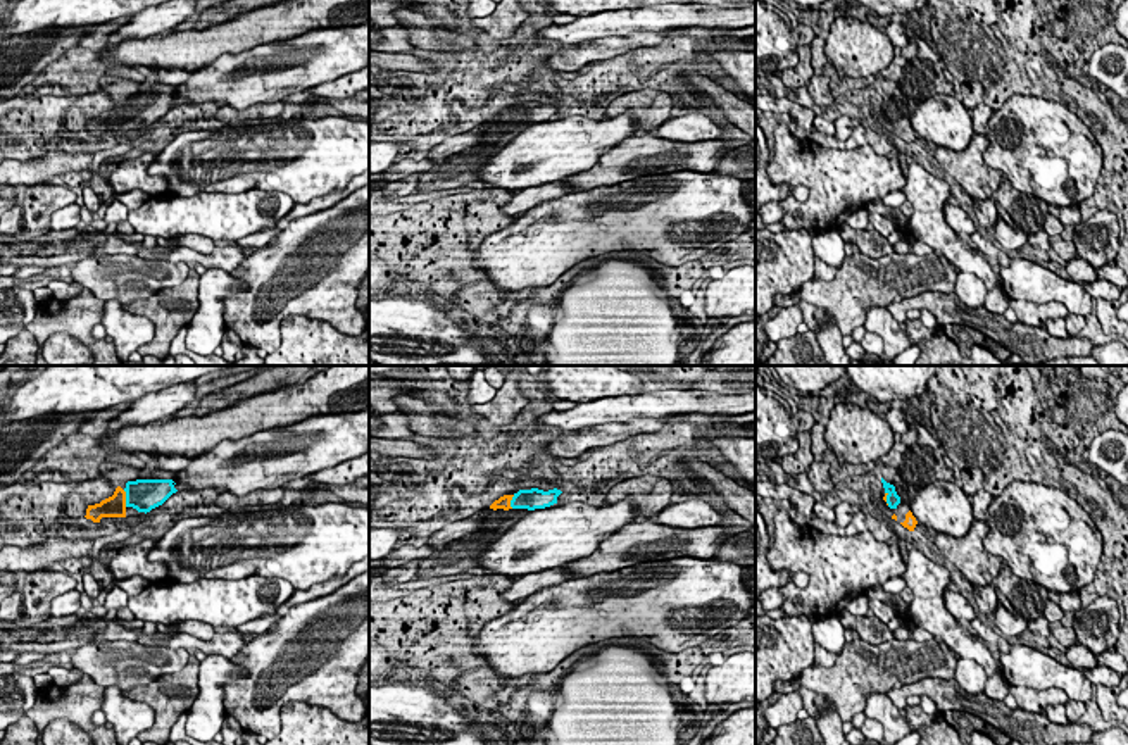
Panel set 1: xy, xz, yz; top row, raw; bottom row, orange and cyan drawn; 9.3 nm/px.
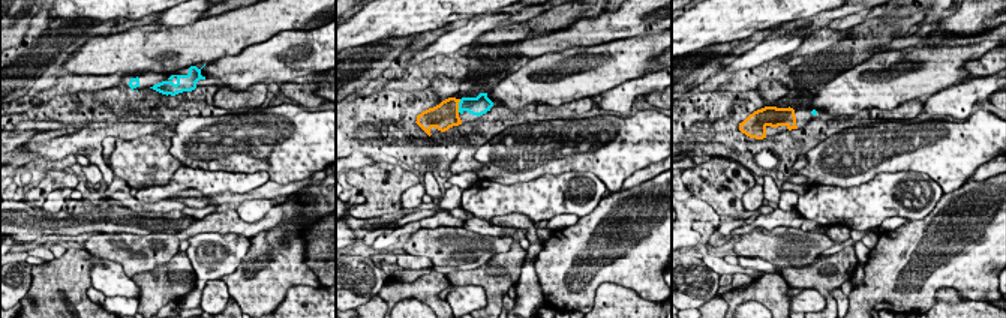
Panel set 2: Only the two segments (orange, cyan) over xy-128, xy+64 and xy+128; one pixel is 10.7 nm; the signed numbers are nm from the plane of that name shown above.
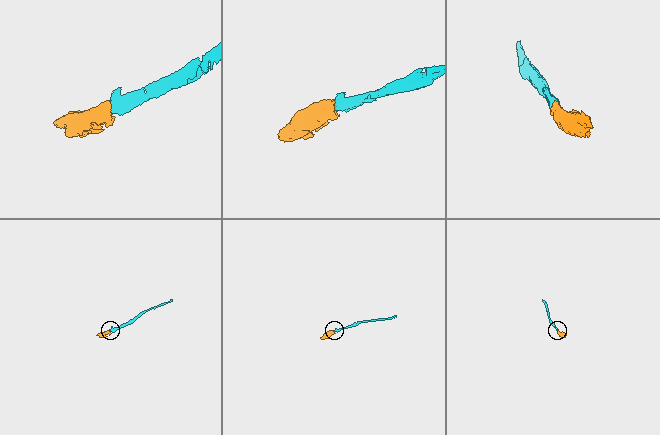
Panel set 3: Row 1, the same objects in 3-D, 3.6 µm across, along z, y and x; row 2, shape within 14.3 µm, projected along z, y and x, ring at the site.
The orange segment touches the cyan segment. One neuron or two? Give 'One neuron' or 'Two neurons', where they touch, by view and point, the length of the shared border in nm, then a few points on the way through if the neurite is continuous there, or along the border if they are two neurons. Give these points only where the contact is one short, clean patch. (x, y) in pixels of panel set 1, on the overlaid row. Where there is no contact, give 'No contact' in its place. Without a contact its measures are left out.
One neuron. Touches orange at xy (125, 499). Shared border 160 nm. Path across: xy (114, 506), (125, 499), (144, 495)

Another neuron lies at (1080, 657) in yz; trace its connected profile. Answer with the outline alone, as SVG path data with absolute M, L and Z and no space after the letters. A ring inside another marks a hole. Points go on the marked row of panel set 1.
M1081 643L1071 645L1064 654L1075 669L1092 669L1097 666L1095 655Z

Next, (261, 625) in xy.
M279 614L273 616L262 616L259 619L252 619L248 623L240 624L235 628L238 633L257 633L262 635L266 629L269 629L273 624L276 624L281 619Z

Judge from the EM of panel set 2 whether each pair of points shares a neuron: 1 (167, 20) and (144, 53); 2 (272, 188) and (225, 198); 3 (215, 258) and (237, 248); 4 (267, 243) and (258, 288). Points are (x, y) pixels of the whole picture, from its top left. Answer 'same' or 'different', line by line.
1: different
2: same
3: same
4: same

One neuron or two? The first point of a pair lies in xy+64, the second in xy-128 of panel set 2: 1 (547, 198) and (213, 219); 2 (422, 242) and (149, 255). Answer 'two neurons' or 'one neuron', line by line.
1: two neurons
2: one neuron

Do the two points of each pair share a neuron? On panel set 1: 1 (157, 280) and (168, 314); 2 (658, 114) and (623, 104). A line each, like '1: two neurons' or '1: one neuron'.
1: two neurons
2: one neuron

